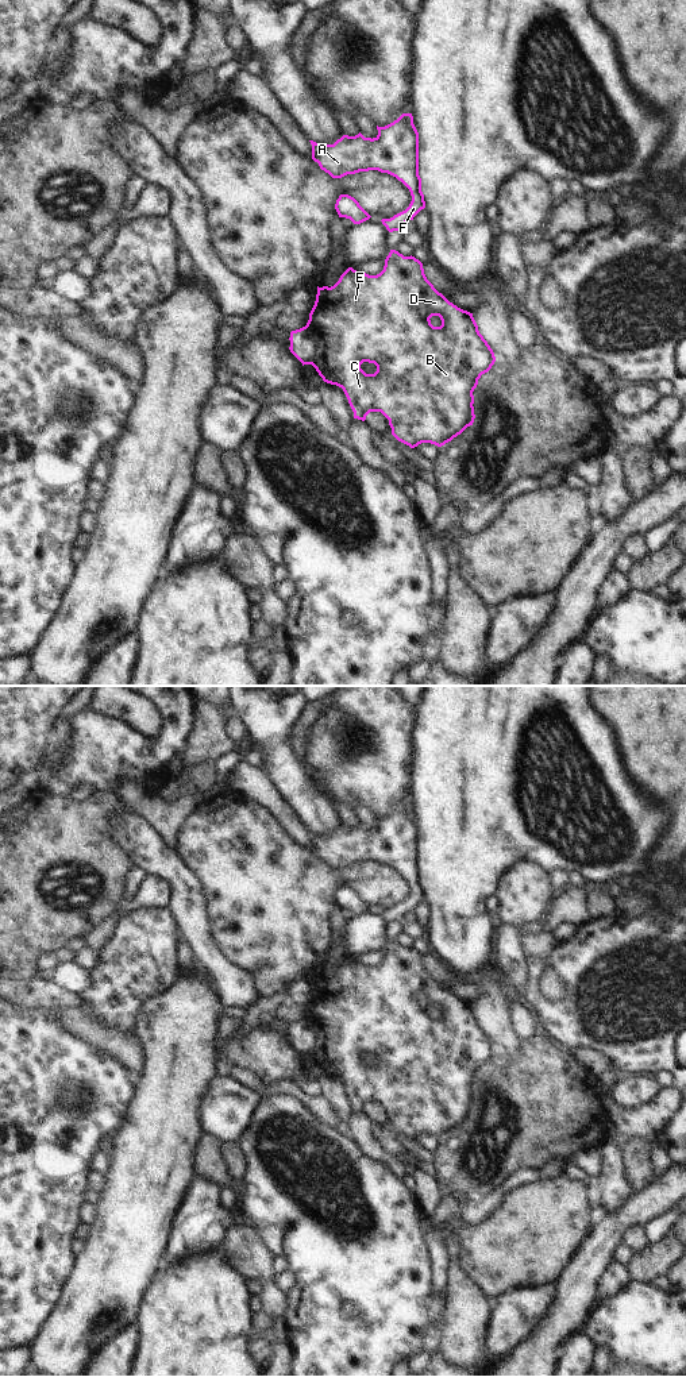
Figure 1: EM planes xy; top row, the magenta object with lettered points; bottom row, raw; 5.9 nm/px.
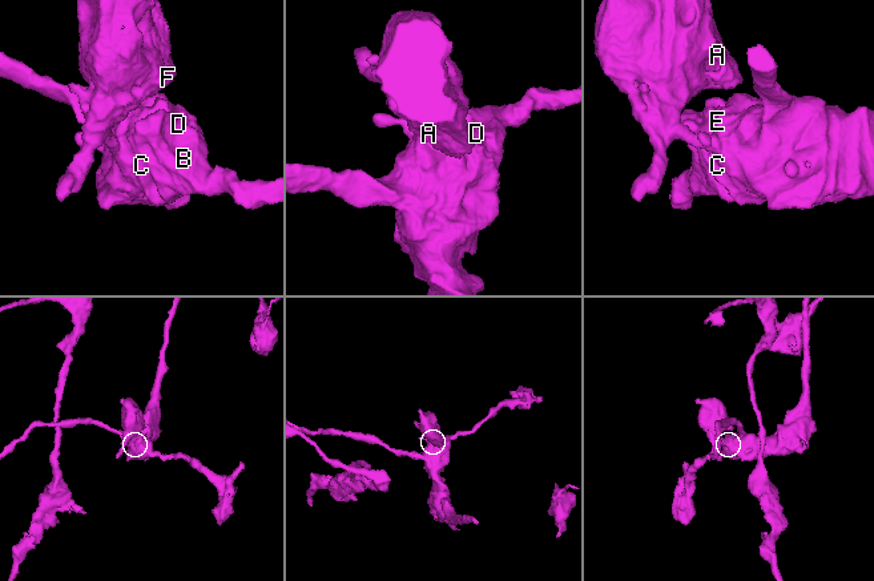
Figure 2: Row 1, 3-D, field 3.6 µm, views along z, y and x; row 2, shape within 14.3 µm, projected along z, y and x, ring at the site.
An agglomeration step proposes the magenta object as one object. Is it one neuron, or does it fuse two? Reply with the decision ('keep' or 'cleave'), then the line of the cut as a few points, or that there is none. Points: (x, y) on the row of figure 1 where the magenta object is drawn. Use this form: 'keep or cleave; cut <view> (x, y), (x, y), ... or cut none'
cleave; cut xy (305, 326), (318, 343), (318, 353), (312, 363)

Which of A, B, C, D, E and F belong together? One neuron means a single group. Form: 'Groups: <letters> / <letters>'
Groups: A F / B C D E.

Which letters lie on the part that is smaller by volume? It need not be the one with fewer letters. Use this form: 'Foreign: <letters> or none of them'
Foreign: A, F

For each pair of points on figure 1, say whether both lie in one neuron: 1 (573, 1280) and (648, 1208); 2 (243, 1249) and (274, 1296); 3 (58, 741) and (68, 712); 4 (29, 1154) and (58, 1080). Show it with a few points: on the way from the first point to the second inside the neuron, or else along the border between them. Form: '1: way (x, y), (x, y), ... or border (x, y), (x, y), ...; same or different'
1: way (593, 1258), (598, 1245), (627, 1217); same
2: way (255, 1261), (269, 1284); same
3: border (72, 716), (60, 720); different
4: way (35, 1136), (35, 1103), (39, 1099); same

